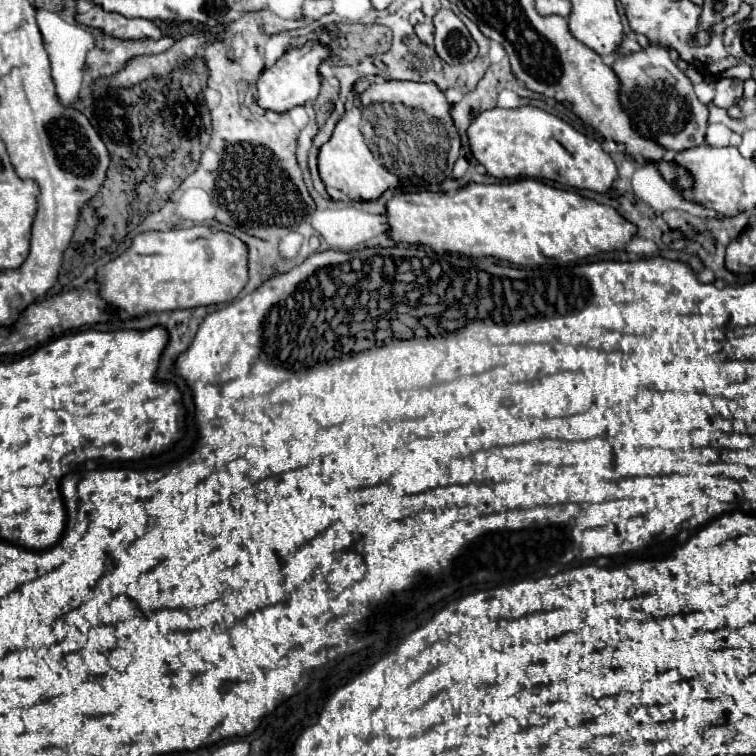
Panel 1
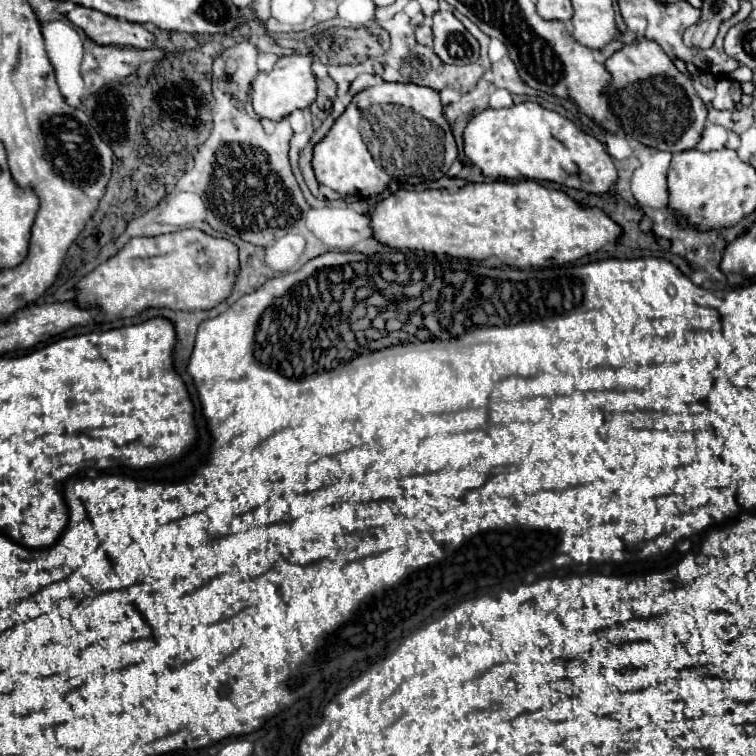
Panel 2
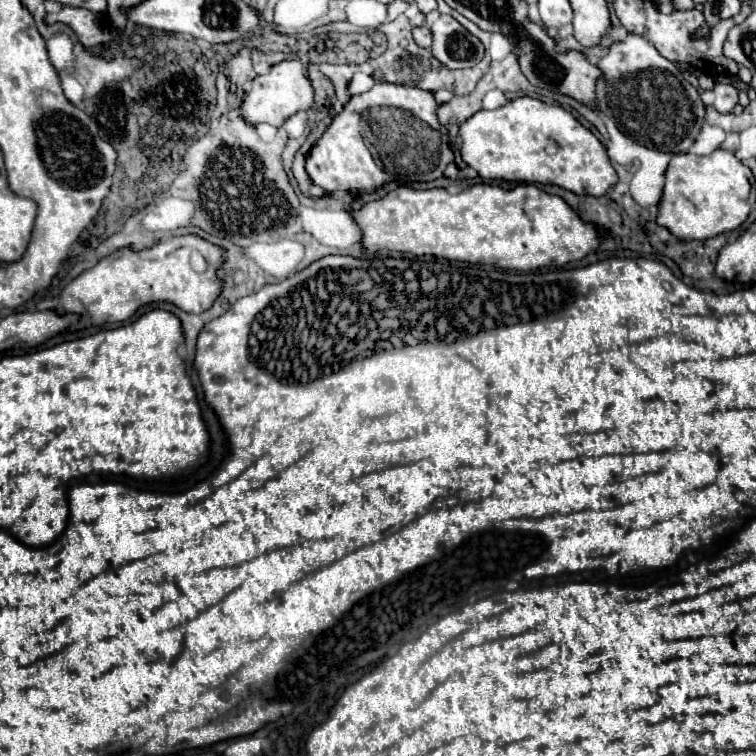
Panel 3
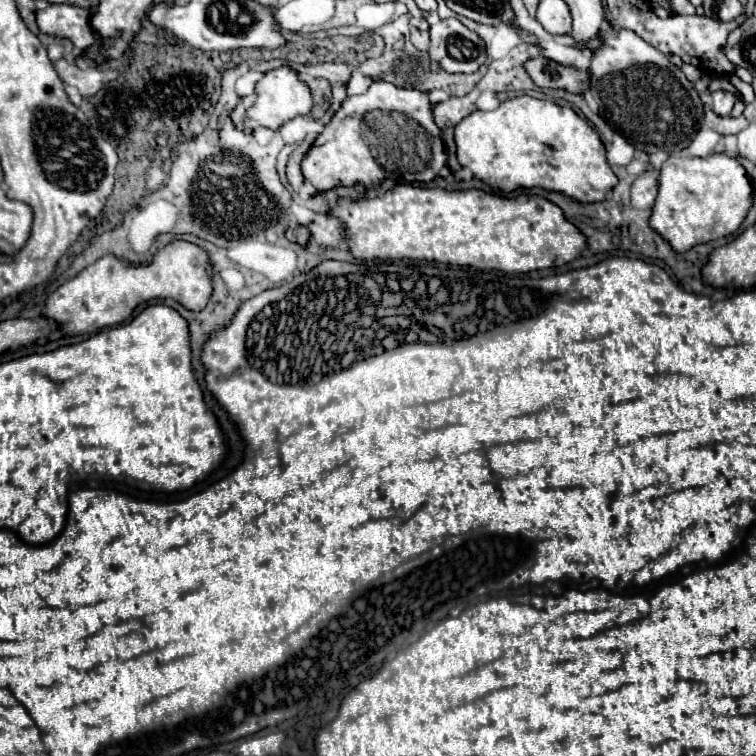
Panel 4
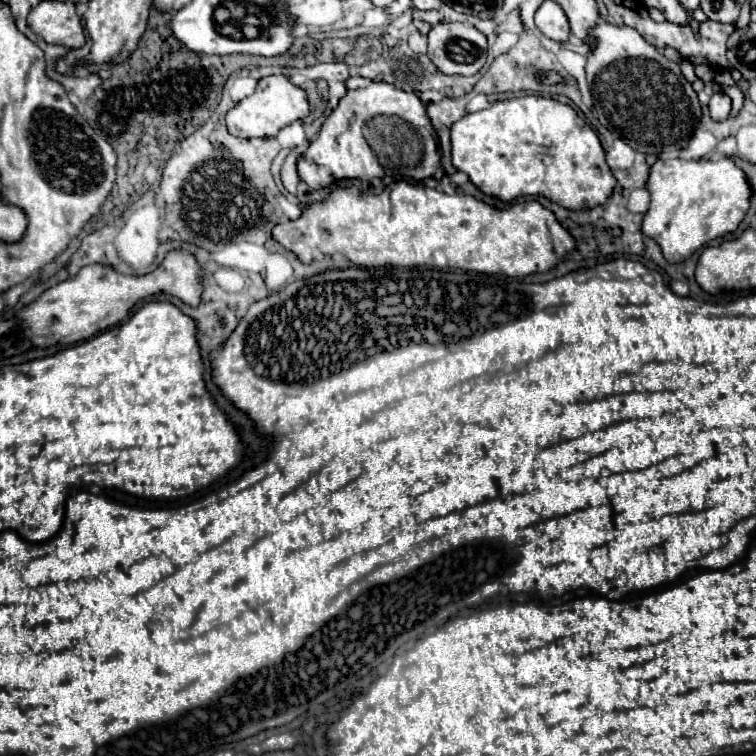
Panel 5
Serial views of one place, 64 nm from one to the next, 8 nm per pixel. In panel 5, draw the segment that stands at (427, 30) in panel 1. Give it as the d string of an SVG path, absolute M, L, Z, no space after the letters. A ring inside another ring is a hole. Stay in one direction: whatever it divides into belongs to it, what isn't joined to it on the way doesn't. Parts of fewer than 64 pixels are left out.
M414 26L410 28L410 38L408 38L408 44L410 44L410 48L412 48L414 52L418 52L418 54L426 54L428 40L426 40L426 36L424 36L424 34L420 34Z

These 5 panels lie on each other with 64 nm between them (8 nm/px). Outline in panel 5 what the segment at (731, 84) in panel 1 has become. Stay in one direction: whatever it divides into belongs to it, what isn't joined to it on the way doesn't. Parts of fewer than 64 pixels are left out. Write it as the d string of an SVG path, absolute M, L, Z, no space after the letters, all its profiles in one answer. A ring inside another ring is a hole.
M714 92L708 108L710 108L710 116L714 120L726 120L730 114L730 96L724 92Z

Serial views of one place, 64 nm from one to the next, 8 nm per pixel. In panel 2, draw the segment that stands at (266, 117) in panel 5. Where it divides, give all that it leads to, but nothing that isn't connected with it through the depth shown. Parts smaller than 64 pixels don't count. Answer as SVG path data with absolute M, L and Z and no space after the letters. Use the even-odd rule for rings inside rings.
M312 52L282 56L274 64L272 72L258 74L252 82L252 108L254 108L254 112L262 118L280 120L298 108L308 108L316 100L316 88L318 88L316 76L312 72L314 60L316 60L316 56Z

